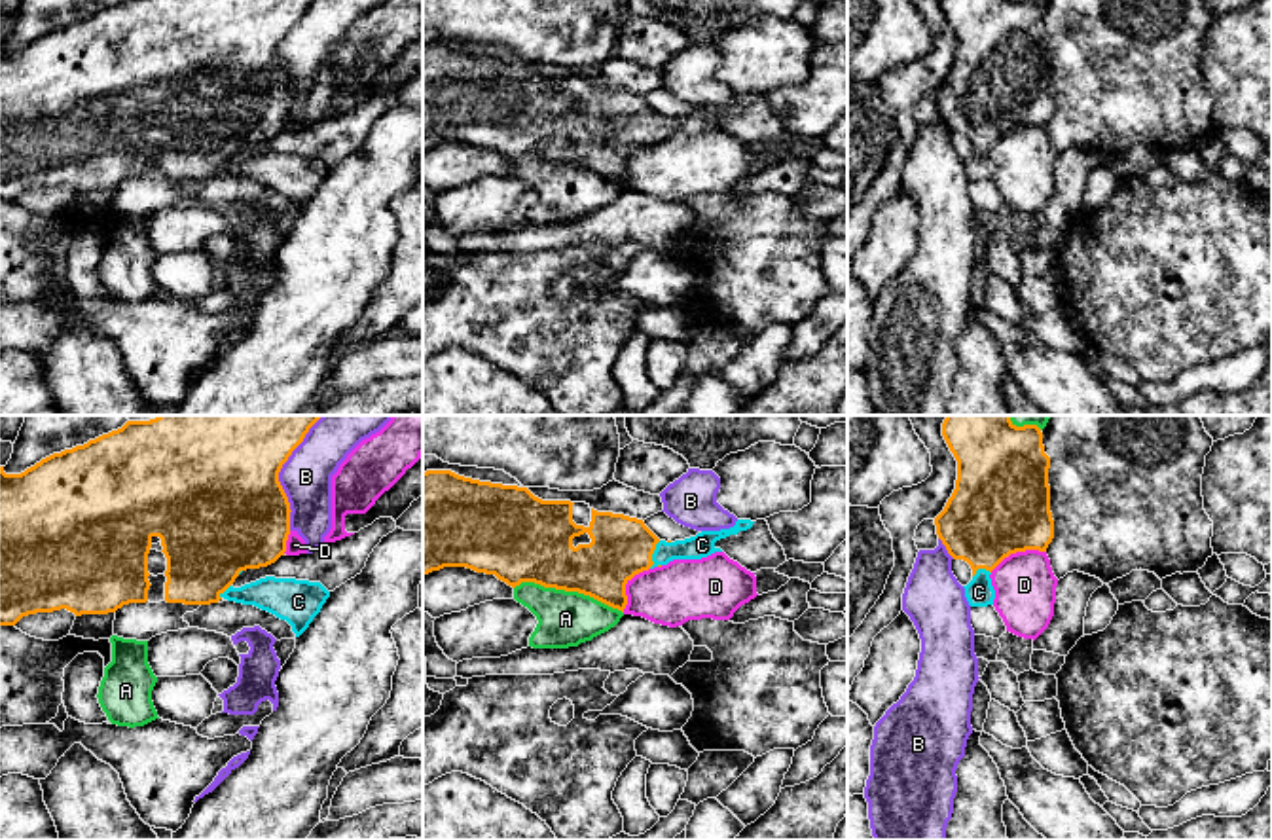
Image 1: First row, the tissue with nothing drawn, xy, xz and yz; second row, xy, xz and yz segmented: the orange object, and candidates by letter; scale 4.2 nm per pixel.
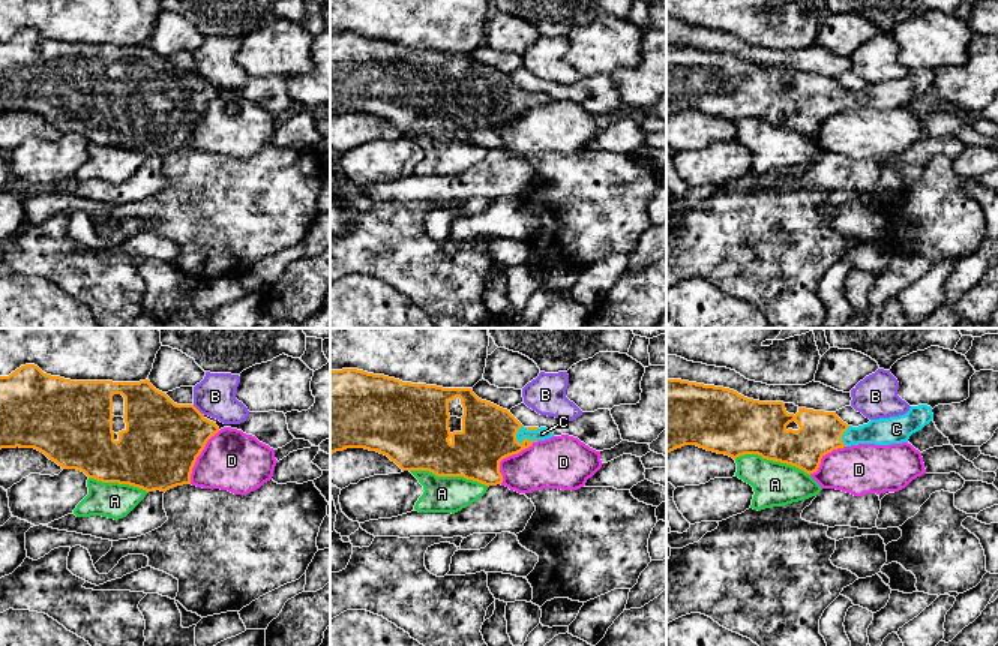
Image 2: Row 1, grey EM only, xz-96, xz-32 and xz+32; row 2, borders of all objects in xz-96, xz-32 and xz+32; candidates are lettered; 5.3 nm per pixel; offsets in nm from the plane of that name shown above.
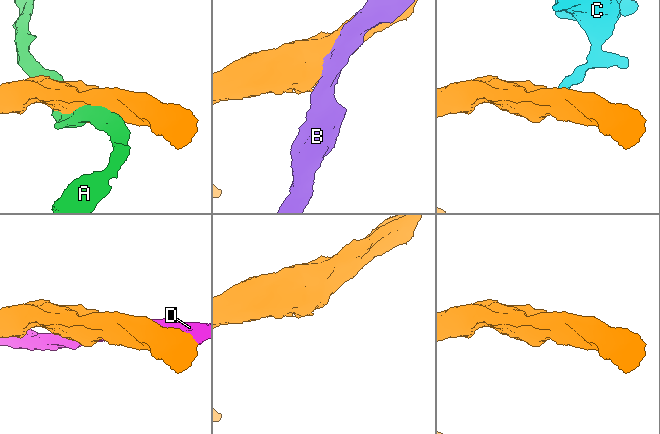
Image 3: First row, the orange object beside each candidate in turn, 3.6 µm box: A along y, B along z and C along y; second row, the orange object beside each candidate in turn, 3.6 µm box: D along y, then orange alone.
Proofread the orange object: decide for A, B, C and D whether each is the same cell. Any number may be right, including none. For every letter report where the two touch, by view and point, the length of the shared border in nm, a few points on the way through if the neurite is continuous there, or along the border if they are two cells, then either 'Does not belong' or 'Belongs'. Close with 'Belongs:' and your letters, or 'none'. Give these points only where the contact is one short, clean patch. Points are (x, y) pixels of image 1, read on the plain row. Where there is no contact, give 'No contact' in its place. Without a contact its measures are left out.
A: Touches orange at xz (569, 165). Shared border 480 nm. Does not belong
B: Touches orange at xy (277, 54). Shared border 460 nm. Does not belong
C: Touches orange at xz (653, 127). Shared border 130 nm. Path across: xz (622, 122), (653, 127), (685, 126), (702, 120). Belongs
D: Touches orange at yz (1017, 126). Shared border 260 nm. Does not belong
Belongs: C

